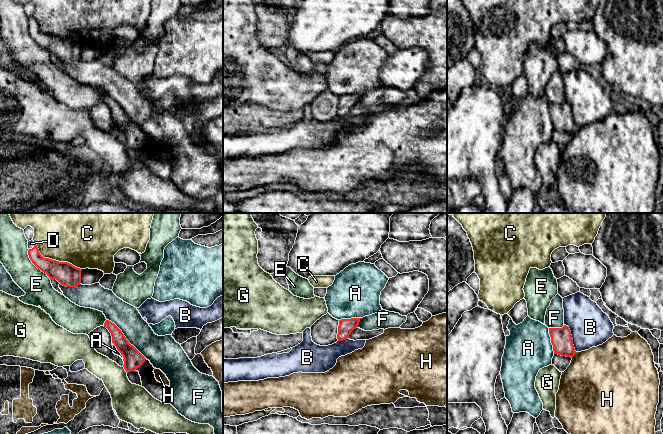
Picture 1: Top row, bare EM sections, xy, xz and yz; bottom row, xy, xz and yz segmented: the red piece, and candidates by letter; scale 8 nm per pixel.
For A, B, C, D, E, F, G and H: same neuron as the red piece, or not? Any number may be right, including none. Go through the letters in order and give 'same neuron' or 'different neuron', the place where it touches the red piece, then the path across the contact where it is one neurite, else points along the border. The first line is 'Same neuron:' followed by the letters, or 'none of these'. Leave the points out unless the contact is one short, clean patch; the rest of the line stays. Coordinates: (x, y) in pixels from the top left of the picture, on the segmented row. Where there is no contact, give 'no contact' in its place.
Same neuron: D
A: different neuron; contact yz (551, 341); border yz (548, 328), (554, 353)
B: different neuron; contact yz (571, 337)
C: different neuron; contact xy (55, 260); border xy (35, 243), (38, 251), (44, 257), (67, 261), (81, 269)
D: same neuron; contact xy (33, 247); way xy (54, 269), (34, 254), (33, 247), (31, 243)
E: different neuron; contact xy (36, 266)
F: different neuron; contact xy (125, 338)
G: different neuron; contact xy (124, 368); border xy (123, 366), (127, 372)
H: different neuron; contact yz (573, 355); border yz (576, 352), (571, 357)

